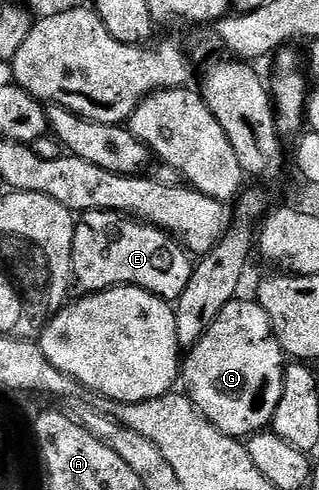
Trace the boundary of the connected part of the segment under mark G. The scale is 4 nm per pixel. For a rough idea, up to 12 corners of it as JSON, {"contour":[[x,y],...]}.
{"contour":[[259,301],[226,303],[187,350],[196,411],[267,430],[286,354]]}

